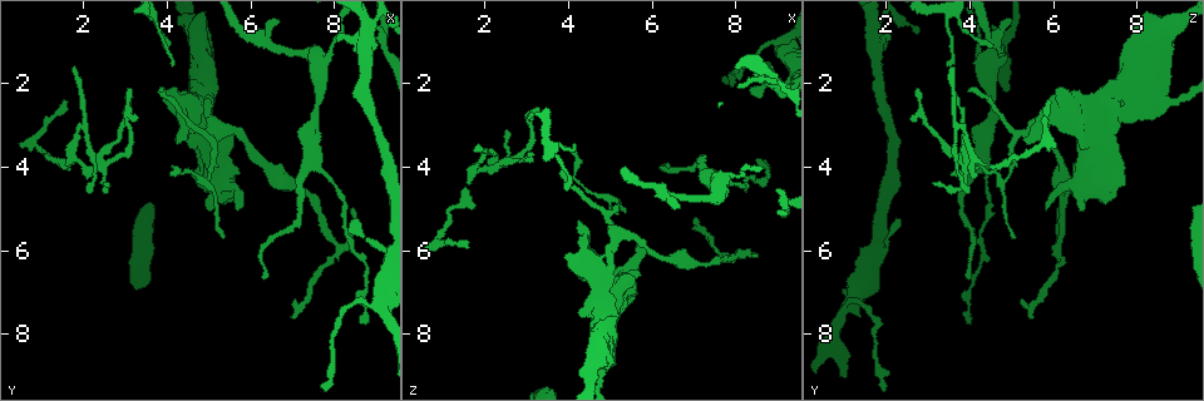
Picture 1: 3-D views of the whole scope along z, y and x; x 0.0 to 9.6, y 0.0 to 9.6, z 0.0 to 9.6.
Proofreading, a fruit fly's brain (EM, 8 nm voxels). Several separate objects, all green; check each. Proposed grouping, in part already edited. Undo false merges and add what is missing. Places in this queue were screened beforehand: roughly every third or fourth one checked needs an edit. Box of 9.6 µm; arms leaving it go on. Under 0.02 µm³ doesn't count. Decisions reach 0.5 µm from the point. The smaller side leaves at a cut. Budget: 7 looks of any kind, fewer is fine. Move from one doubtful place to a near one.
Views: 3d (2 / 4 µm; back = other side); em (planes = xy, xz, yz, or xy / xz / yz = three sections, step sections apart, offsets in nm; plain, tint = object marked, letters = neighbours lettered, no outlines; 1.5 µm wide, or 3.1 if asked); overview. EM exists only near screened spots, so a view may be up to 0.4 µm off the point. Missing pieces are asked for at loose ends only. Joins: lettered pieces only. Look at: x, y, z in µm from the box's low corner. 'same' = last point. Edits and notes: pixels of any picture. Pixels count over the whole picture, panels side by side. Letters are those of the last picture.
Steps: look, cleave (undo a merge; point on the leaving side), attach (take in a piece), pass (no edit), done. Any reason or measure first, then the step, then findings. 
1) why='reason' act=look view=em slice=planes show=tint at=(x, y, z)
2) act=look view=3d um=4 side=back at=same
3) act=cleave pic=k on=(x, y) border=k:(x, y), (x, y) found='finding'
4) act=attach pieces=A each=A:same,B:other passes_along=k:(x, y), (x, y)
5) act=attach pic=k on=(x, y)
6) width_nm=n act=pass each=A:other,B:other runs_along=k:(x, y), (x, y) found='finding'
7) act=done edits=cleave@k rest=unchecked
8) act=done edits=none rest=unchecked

why='thin end' act=look view=3d um=2 at=(1.55, 2.35, 5.90)

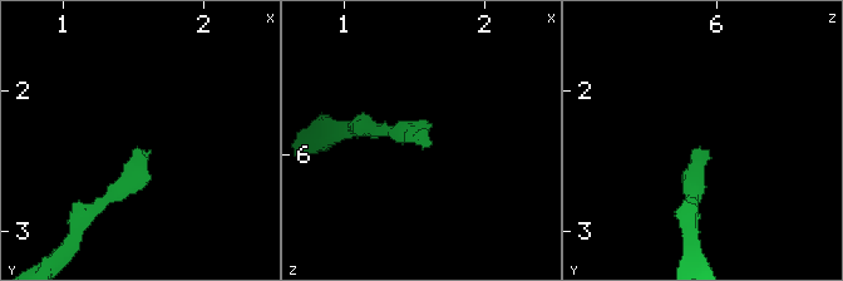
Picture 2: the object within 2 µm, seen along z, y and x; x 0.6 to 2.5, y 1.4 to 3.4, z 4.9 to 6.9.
why='need the tissue' act=look view=em slice=xz step=4 show=tint at=(1.60, 2.42, 5.92)

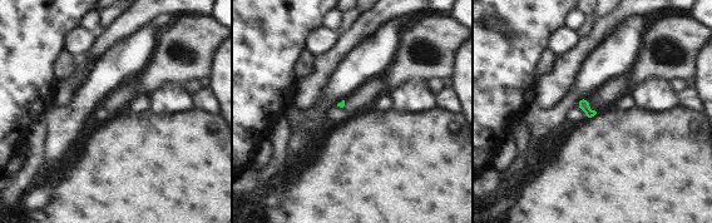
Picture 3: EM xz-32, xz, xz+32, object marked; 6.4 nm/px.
act=look view=em slice=planes show=letters at=same

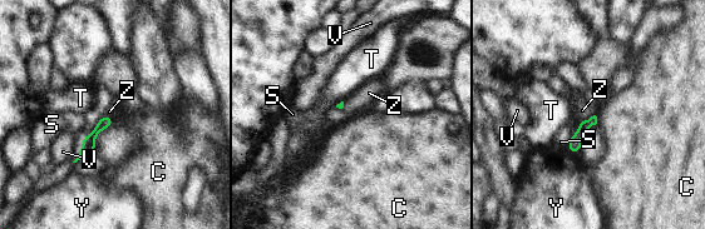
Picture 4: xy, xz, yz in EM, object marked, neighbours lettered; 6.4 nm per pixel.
act=attach pieces=Z each=C:other,S:other,T:other,V:other,Y:other,Z:same found='the neuron continues'

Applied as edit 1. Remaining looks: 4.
why='redraw' act=look view=overview

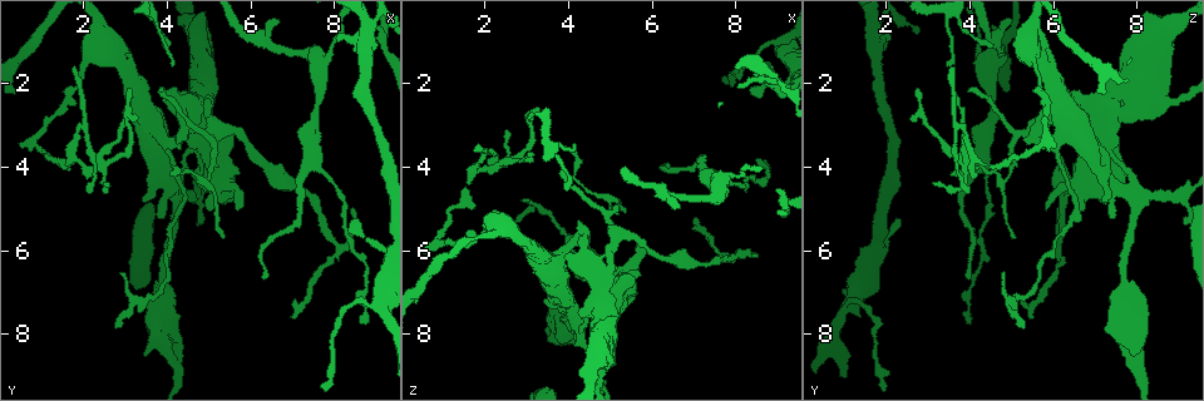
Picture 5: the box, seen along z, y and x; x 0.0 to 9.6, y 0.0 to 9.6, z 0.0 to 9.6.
why='tapers out' act=look view=em slice=xy step=4 show=tint at=(2.50, 4.50, 3.10)

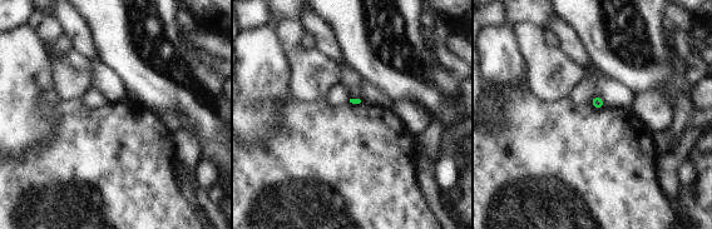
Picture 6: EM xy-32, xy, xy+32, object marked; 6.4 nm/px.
act=look view=em slice=planes show=letters at=same

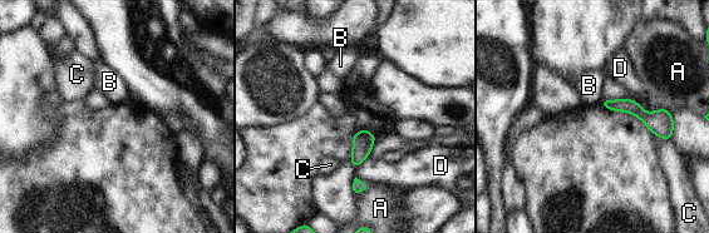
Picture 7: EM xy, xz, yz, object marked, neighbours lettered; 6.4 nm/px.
longest_contact=D:130nm act=pass each=A:other,B:other,C:other,D:other runs_along=7:(604, 102), (630, 105), (669, 134) found='none of them fits'

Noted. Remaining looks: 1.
act=done edits=attach@4 rest=unchecked

